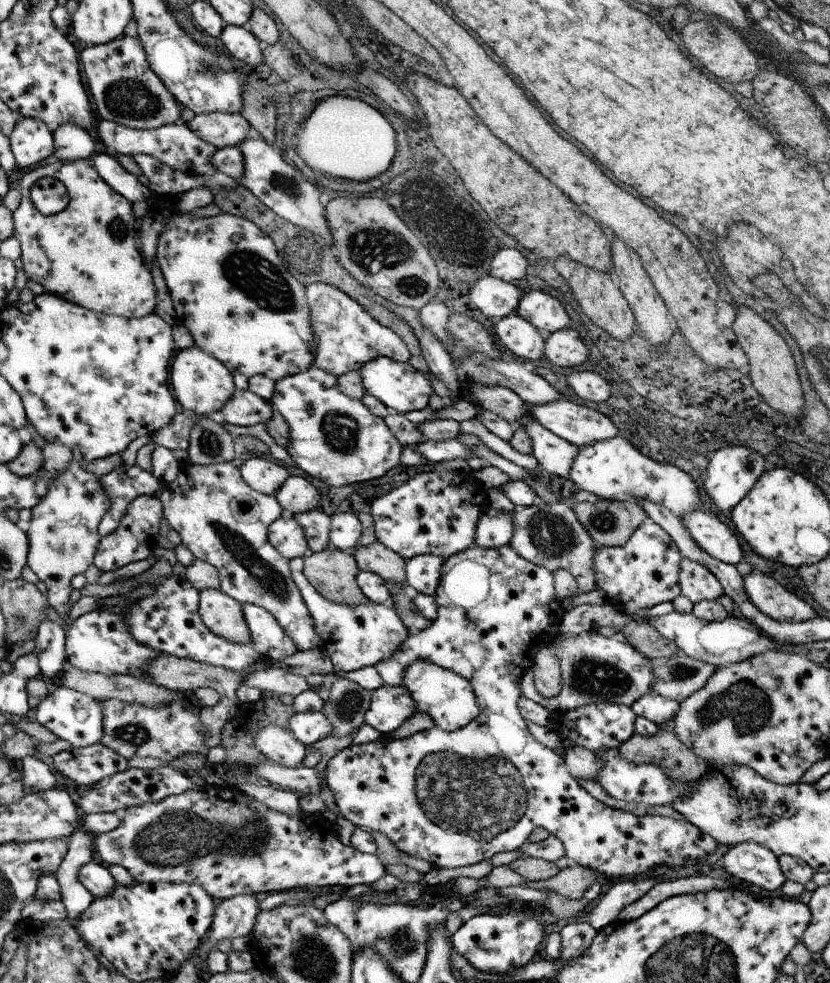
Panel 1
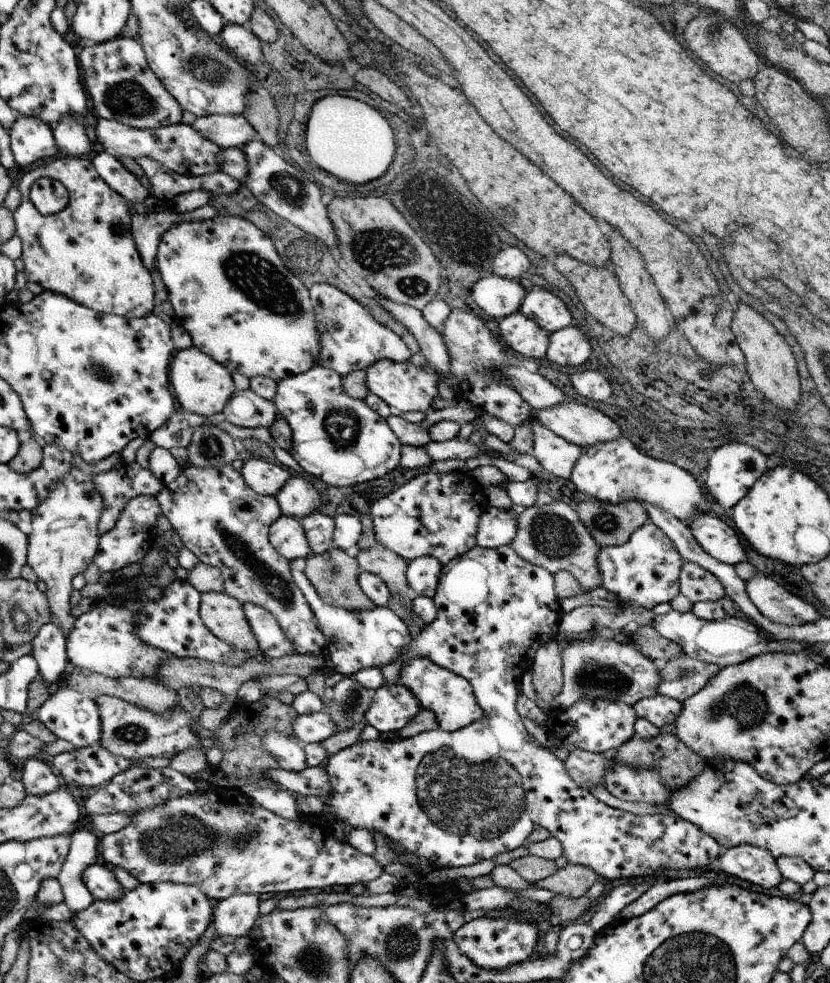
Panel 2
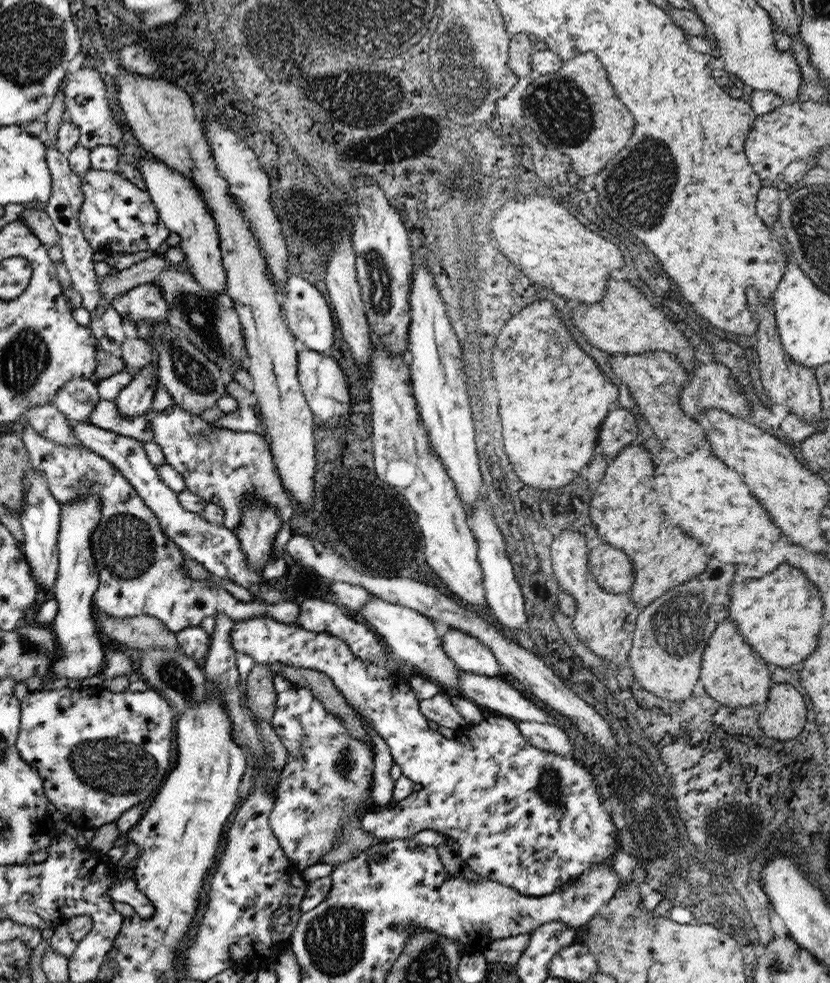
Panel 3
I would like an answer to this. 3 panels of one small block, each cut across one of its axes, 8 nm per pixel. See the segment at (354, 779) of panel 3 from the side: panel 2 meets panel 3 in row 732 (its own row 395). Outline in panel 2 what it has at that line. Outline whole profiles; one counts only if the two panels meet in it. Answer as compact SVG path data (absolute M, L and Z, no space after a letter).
M316 364L305 373L279 380L273 401L280 416L290 425L293 434L293 450L290 454L298 464L326 484L358 486L393 471L399 465L403 444L385 418L374 412L364 399L355 399L345 391L343 380L341 373Z

